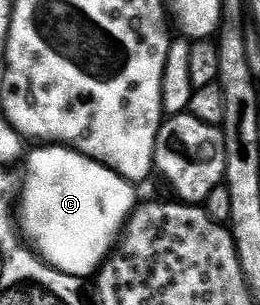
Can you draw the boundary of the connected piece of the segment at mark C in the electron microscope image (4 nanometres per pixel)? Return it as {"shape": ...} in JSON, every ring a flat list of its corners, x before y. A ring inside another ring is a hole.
{"shape":[[64,145,31,149,26,157,26,182,20,185,21,232,46,264,73,277,89,278,110,256,135,211,135,186,116,171]]}

